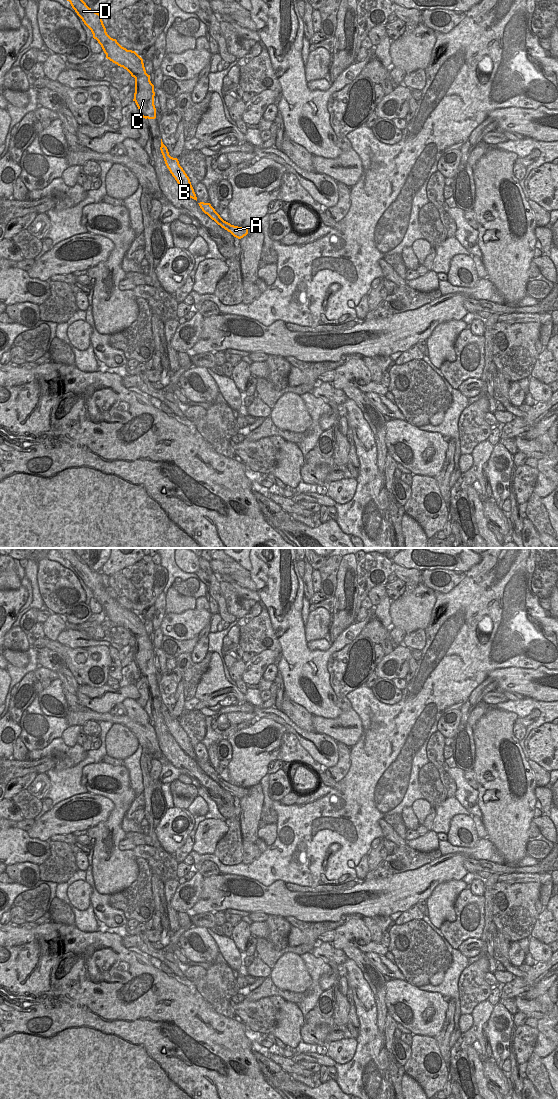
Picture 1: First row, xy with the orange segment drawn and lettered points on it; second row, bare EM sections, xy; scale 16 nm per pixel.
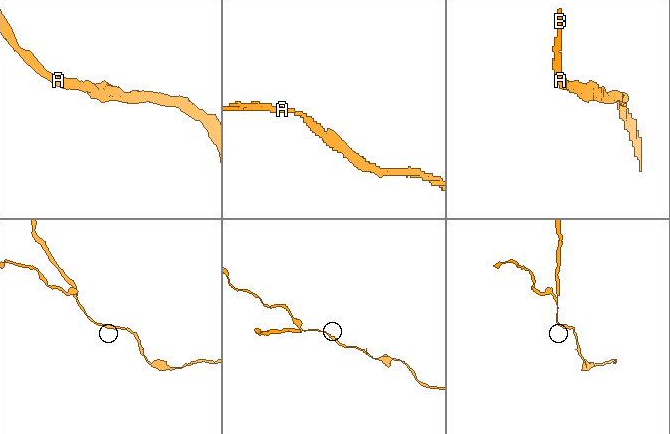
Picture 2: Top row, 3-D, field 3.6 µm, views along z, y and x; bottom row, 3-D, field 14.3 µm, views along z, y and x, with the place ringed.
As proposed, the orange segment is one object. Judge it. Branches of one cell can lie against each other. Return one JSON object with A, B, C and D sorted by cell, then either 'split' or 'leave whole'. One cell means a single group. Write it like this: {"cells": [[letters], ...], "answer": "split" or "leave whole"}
{"cells": [["A", "B"], ["C", "D"]], "answer": "split"}

